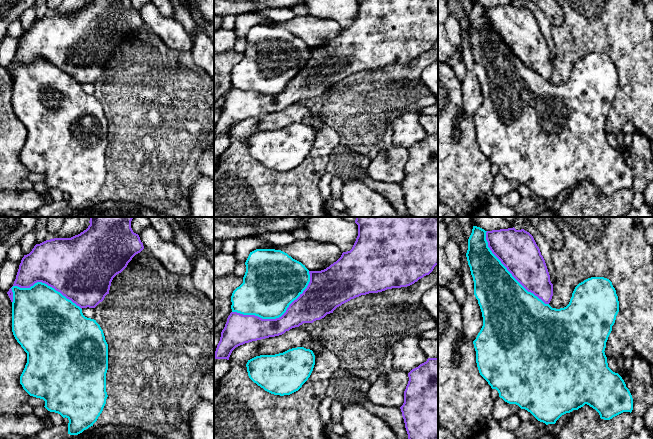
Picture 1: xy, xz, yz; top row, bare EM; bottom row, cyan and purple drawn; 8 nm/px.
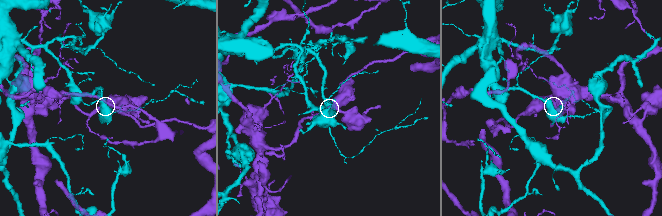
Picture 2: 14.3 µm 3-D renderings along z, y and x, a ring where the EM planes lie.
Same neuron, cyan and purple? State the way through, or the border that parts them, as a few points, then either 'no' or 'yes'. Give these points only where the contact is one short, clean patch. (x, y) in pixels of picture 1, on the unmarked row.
yes

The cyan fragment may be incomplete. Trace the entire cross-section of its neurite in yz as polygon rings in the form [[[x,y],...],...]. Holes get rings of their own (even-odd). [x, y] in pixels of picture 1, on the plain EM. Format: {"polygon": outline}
{"polygon": [[[473,2],[472,9],[468,15],[468,26],[466,29],[468,41],[470,43],[471,51],[474,57],[474,71],[478,76],[480,82],[483,102],[478,109],[476,115],[473,117],[476,127],[476,139],[480,151],[488,158],[492,165],[496,165],[499,169],[499,173],[509,180],[516,180],[521,185],[525,185],[530,188],[538,197],[548,200],[555,200],[556,197],[564,190],[570,189],[573,186],[578,186],[585,180],[595,185],[601,195],[610,196],[613,193],[623,189],[632,188],[633,186],[633,174],[626,163],[626,160],[622,153],[613,148],[607,139],[607,133],[605,131],[606,118],[612,107],[612,102],[615,99],[616,92],[619,88],[619,77],[616,70],[616,66],[612,61],[612,58],[604,53],[591,53],[583,58],[579,59],[570,75],[569,80],[560,85],[552,84],[549,80],[545,80],[541,75],[535,72],[533,69],[528,68],[507,46],[507,44],[501,39],[501,37],[492,29],[488,23],[486,16],[486,8],[484,5]]]}

